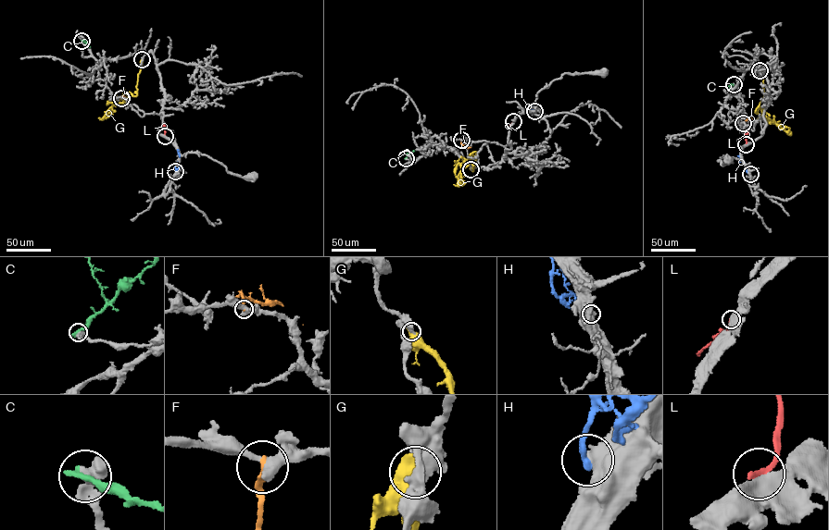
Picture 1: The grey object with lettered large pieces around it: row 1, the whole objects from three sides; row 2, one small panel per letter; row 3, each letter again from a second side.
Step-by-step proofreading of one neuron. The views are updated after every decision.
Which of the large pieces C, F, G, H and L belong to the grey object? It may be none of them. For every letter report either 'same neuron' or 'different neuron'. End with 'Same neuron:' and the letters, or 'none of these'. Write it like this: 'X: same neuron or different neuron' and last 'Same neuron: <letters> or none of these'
C: different neuron
F: different neuron
G: different neuron
H: different neuron
L: different neuron
Same neuron: none of these

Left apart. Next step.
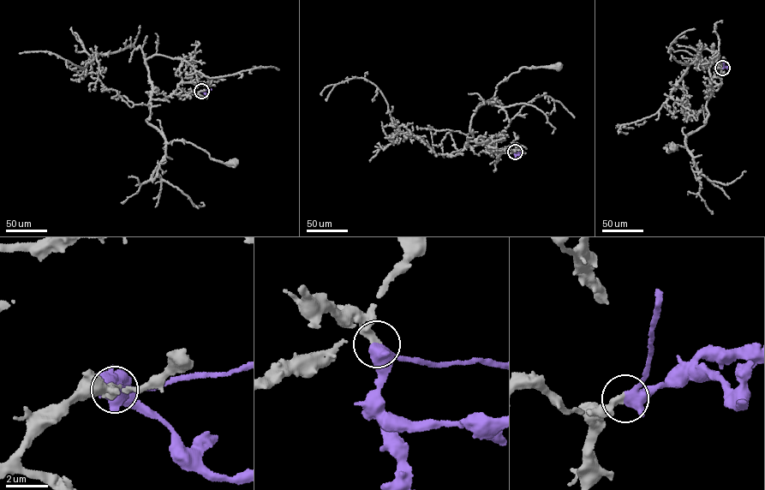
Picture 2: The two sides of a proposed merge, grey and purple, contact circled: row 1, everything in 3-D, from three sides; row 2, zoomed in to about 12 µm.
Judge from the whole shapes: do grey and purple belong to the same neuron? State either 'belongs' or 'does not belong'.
belongs

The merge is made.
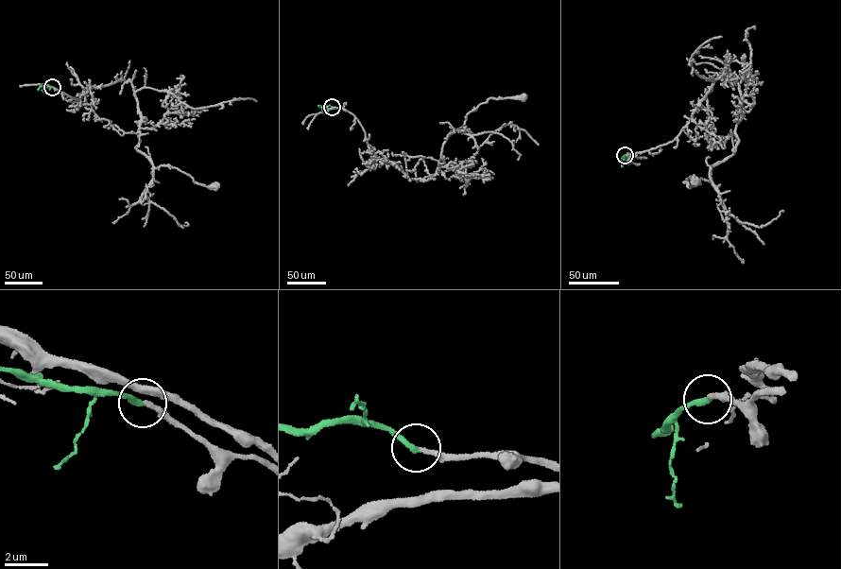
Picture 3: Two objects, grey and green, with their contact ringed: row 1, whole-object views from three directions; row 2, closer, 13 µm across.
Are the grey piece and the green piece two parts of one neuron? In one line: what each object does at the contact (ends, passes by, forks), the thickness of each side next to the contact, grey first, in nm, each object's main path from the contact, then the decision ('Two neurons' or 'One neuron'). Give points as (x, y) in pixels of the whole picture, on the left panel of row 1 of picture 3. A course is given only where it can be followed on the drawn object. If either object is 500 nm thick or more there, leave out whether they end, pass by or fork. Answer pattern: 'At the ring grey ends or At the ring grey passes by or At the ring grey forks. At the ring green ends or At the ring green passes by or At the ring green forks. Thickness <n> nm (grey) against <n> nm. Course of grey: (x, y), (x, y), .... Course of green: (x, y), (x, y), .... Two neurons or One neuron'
At the ring grey ends. At the ring green ends. Thickness 200 nm (grey) against 280 nm. Course of grey: (52, 87), (77, 100), (92, 87), (129, 79), (141, 117), (137, 150), (155, 168), (170, 166), (215, 186). Course of green: (52, 87), (39, 89). Two neurons

